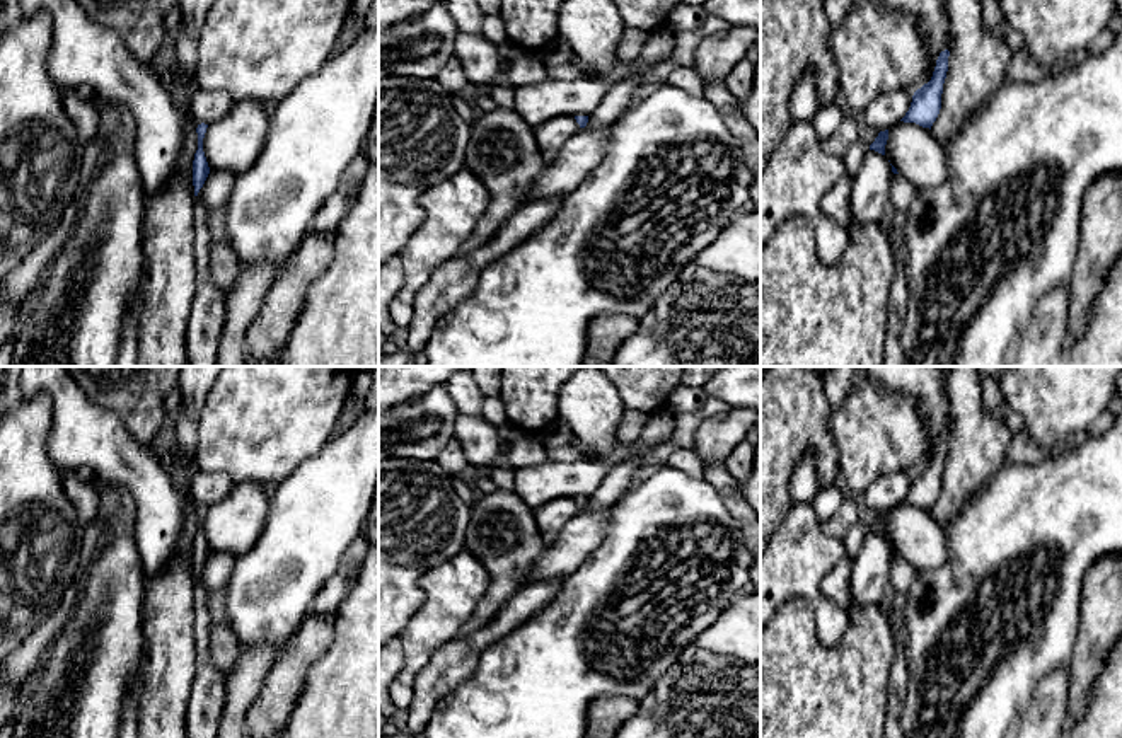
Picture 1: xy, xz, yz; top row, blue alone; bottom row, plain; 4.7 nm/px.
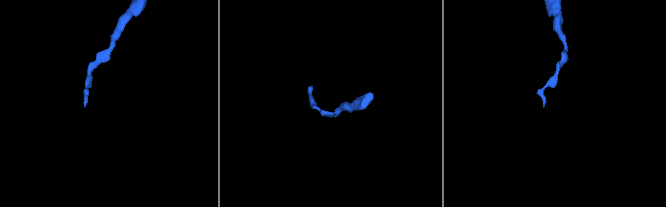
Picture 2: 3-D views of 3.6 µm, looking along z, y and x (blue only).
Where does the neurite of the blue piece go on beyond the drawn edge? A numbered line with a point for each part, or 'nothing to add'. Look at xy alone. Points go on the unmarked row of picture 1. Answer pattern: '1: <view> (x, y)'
nothing to add

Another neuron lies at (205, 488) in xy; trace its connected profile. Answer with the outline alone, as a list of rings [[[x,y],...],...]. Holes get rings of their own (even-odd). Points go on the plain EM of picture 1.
[[[193,472],[188,491],[191,504],[198,510],[201,504],[210,506],[222,501],[234,487],[235,482],[227,474]]]

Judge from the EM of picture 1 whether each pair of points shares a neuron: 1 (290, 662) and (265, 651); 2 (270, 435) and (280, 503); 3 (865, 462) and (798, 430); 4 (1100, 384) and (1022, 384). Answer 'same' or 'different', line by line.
1: different
2: different
3: different
4: same

